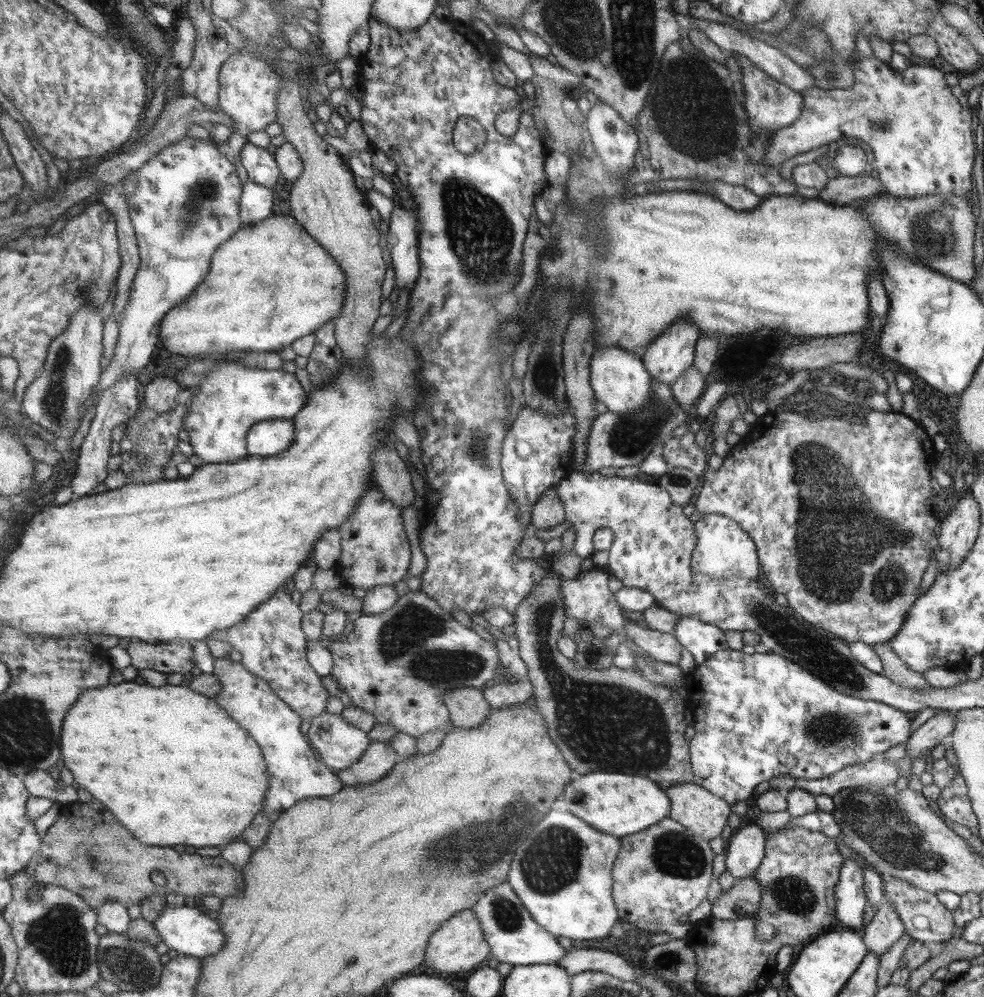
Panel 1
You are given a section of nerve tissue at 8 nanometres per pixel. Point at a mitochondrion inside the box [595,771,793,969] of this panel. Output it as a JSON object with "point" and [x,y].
{"point":[674,853]}

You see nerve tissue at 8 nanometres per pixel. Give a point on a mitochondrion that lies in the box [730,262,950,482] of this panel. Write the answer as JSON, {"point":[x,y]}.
{"point":[851,397]}

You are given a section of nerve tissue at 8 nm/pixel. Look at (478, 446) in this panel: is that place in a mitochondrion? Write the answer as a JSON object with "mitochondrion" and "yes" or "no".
{"mitochondrion":"yes"}

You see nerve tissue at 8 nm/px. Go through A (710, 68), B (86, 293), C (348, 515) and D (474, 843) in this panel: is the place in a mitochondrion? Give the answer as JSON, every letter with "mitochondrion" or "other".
{"A":"mitochondrion","B":"mitochondrion","C":"other","D":"mitochondrion"}

